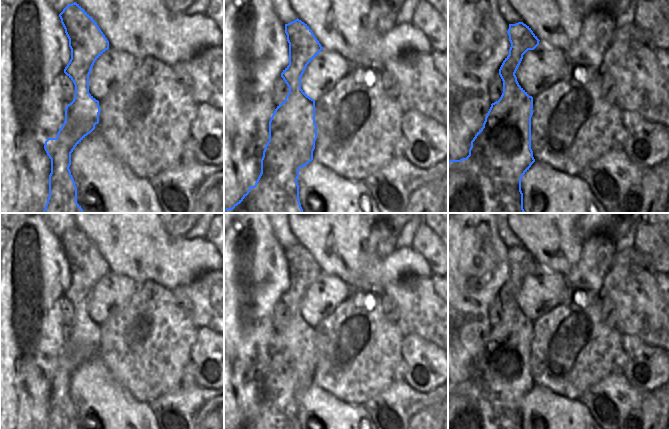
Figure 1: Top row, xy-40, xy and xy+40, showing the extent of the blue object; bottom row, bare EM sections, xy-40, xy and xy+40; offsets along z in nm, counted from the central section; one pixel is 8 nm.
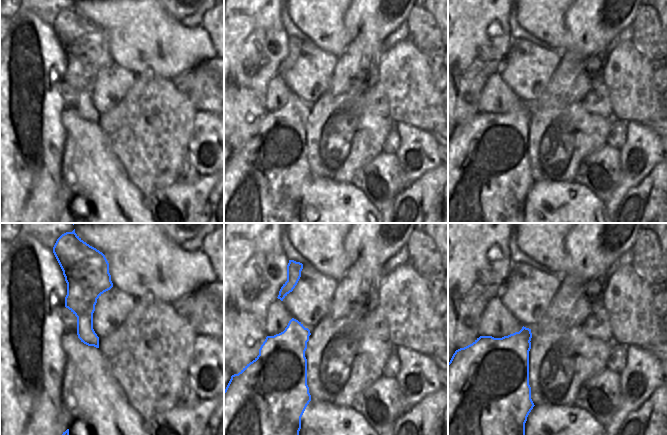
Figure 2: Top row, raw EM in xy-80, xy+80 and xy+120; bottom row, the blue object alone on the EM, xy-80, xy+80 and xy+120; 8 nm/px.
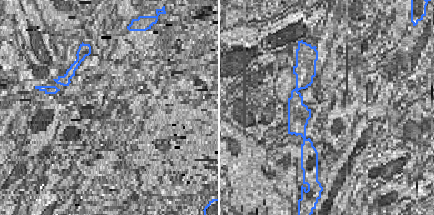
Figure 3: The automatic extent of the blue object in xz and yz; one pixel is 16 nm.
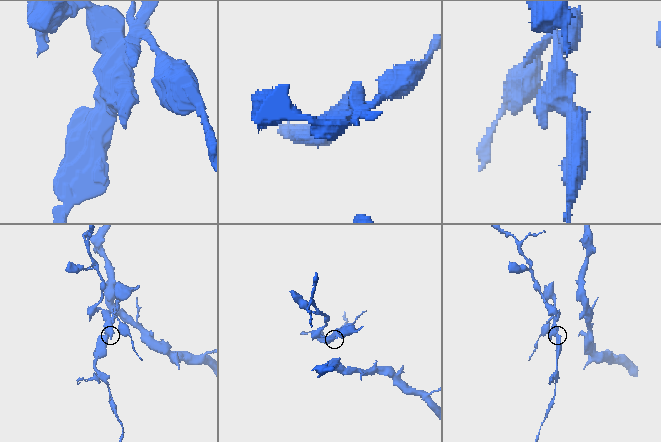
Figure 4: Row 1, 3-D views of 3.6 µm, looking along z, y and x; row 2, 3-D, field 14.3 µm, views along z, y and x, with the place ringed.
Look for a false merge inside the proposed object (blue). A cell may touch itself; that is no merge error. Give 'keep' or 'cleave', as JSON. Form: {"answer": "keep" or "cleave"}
{"answer": "cleave"}

